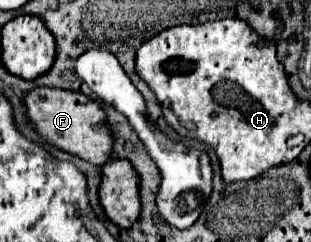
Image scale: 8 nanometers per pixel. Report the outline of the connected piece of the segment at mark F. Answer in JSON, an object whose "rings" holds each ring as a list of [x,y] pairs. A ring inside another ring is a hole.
{"rings":[[[38,87],[26,93],[24,107],[26,107],[26,117],[36,129],[36,133],[42,139],[46,139],[50,145],[62,151],[68,151],[72,155],[78,155],[80,159],[90,161],[92,165],[104,165],[110,159],[112,135],[106,123],[106,115],[96,101],[90,103],[90,97],[76,91]],[[90,115],[92,115],[92,121],[90,121]]]}

